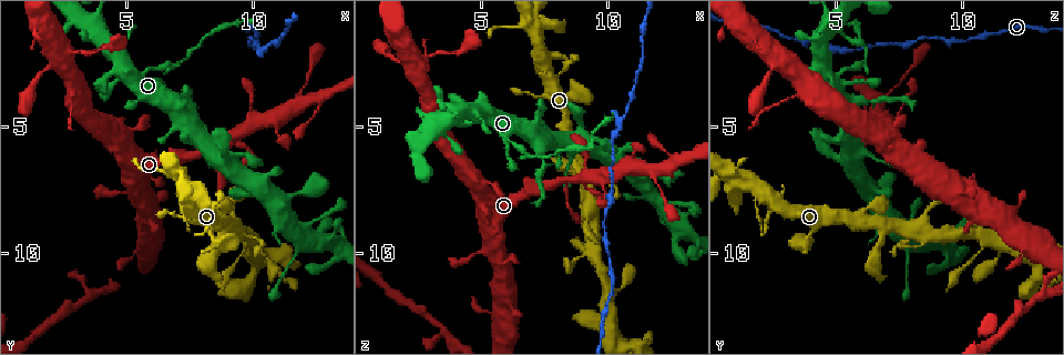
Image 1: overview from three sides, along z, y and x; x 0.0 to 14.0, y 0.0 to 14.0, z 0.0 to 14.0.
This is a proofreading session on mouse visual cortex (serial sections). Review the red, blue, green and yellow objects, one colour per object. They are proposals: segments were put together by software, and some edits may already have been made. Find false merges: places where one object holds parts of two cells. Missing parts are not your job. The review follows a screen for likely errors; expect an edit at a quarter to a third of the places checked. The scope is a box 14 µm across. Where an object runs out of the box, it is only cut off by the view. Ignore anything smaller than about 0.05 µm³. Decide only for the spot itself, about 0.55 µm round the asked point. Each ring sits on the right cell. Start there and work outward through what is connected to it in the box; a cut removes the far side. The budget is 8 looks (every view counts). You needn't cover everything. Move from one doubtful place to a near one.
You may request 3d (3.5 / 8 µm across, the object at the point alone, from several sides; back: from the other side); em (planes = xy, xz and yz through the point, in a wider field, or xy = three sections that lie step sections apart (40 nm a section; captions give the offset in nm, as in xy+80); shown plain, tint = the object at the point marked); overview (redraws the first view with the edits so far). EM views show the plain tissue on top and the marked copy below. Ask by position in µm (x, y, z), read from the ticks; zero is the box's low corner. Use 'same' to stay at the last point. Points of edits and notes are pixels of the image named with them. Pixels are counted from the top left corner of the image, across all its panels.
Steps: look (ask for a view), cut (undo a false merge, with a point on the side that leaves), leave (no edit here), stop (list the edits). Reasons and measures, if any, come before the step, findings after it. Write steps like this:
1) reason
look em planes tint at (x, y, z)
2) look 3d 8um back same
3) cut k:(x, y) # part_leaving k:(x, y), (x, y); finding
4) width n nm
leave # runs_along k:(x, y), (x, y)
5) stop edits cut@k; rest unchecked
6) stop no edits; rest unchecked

narrows sharply
look 3d 3.5um at (7.4, 4.0, 6.5)

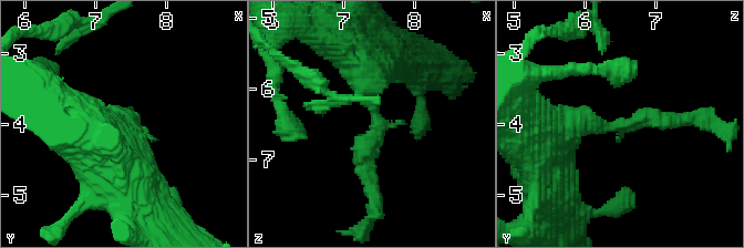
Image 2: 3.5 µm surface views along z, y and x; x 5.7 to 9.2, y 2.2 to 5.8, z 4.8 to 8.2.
look em planes tint at (7.45, 4.05, 6.45)

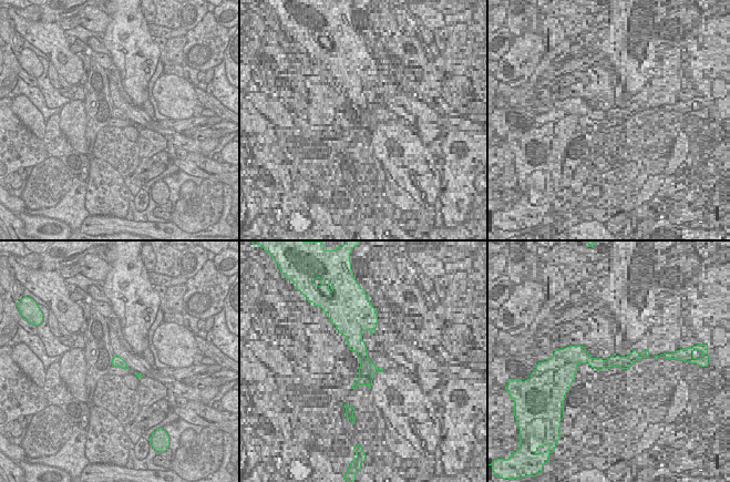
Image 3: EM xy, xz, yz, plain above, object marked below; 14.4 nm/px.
leave # runs_along 2:(551, 134), (677, 117); continuous, no second cell

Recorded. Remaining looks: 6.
look 3d 3.5um back at (10.8, 1.6, 4.0)

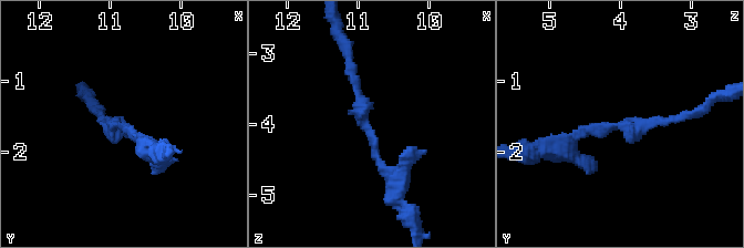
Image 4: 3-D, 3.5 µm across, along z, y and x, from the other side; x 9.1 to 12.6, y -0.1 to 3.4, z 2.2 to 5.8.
arm_widths 150, 200 nm; now the EM
look em xy step 1 tint at (10.85, 1.65, 4.05)

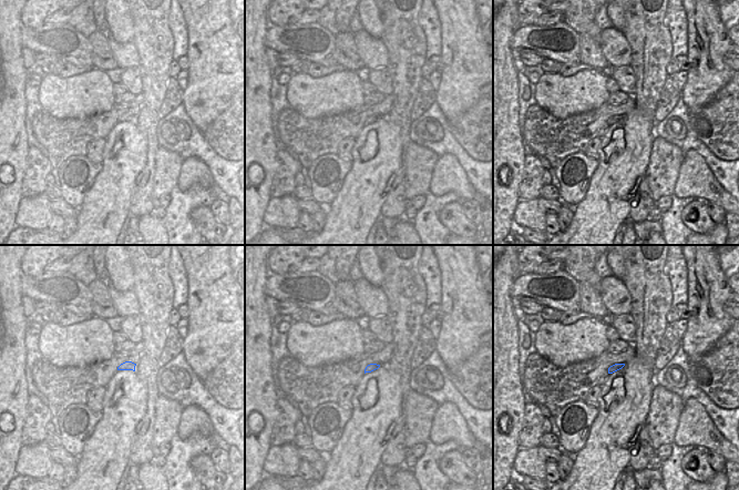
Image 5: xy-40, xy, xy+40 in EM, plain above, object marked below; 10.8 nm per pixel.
look em xy step 5 tint same

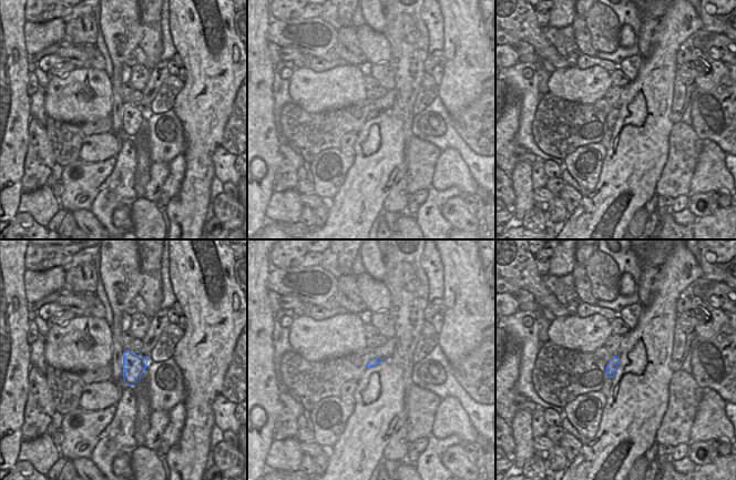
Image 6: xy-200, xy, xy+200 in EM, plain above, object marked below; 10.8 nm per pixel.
leave # runs_along 4:(393, 187), (363, 125), (350, 60); one cell here

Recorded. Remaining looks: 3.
look 3d 3.5um at (3.0, 3.7, 4.0)

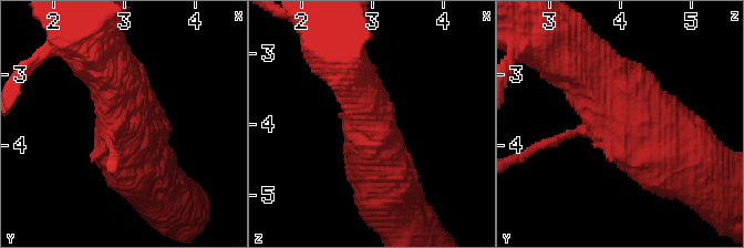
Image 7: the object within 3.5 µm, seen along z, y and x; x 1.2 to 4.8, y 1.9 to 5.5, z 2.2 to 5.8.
now the EM
look em xy step 1 tint at (2.95, 3.70, 4.00)

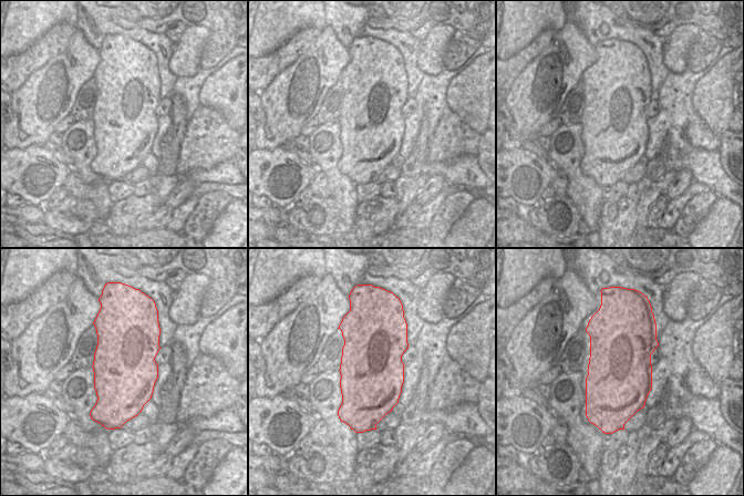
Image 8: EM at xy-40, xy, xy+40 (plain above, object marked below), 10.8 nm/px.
look em xy step 2 tint same

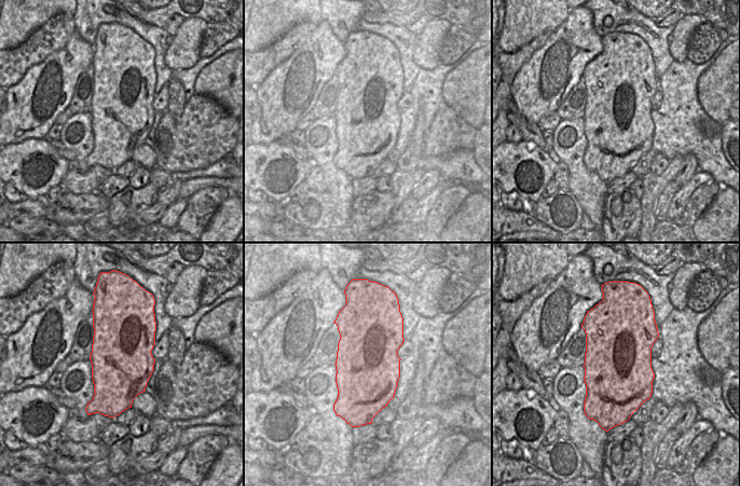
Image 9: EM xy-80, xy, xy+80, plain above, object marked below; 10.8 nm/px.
leave # runs_along 7:(700, 173), (596, 71); continuous, no second cell

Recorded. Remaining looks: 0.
stop no edits; rest unchecked

